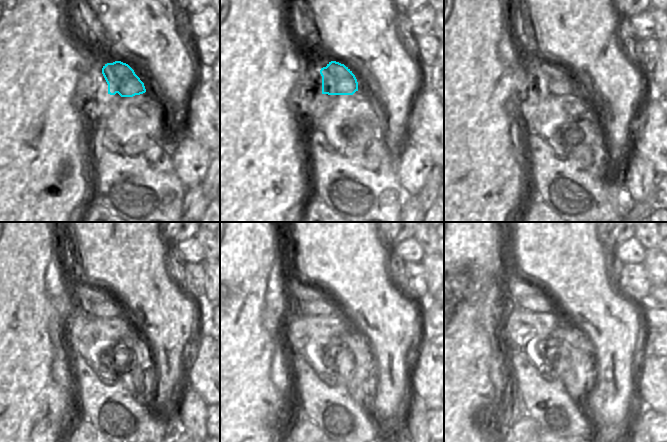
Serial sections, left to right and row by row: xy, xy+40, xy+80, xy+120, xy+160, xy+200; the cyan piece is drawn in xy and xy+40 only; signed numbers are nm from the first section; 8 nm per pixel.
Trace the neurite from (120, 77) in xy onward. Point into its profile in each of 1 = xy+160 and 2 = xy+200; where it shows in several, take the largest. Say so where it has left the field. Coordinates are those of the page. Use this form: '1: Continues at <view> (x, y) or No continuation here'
1: Continues at xy+160 (325, 307)
2: Continues at xy+200 (539, 303).

